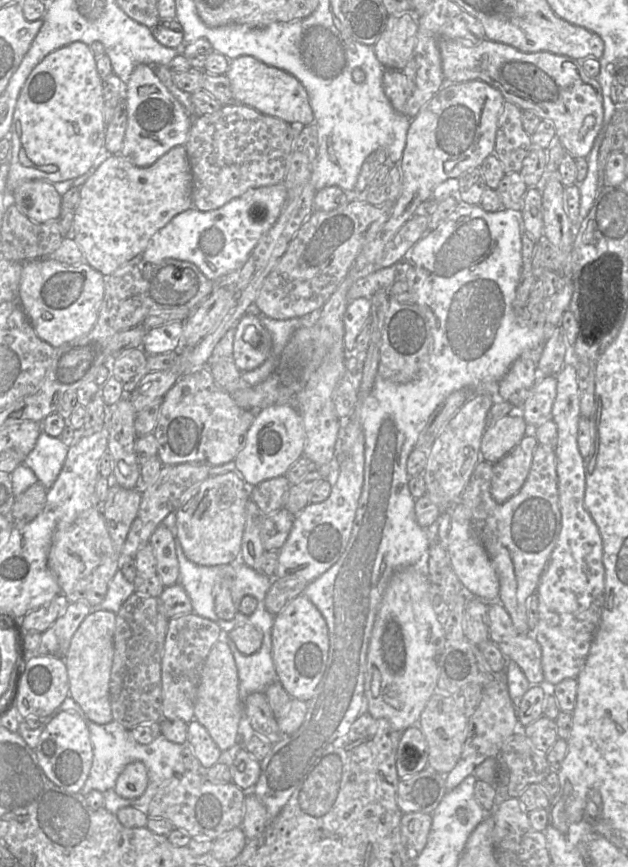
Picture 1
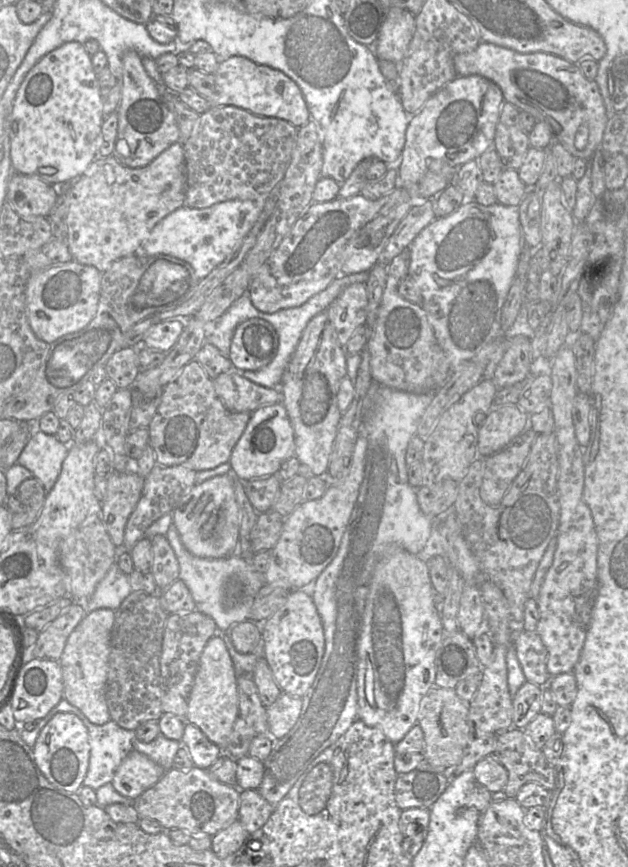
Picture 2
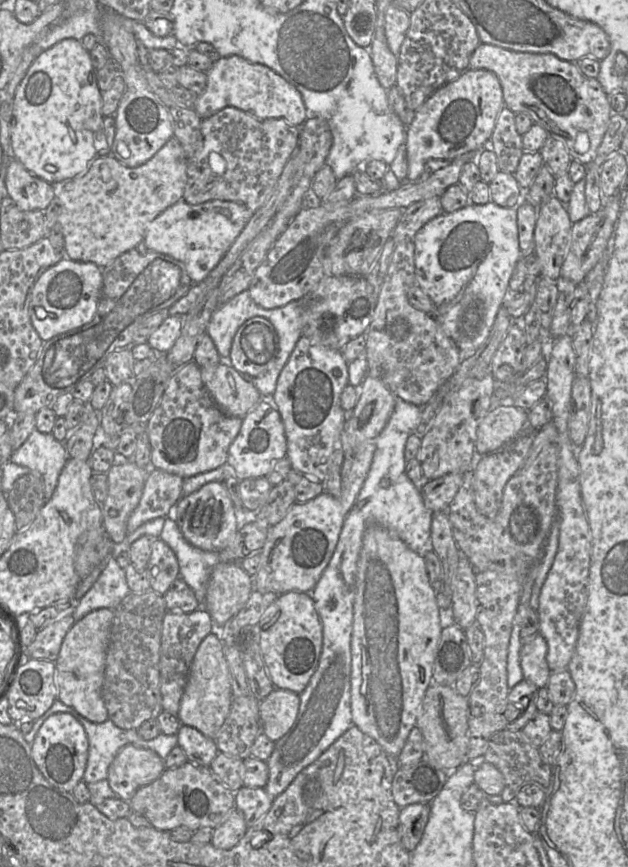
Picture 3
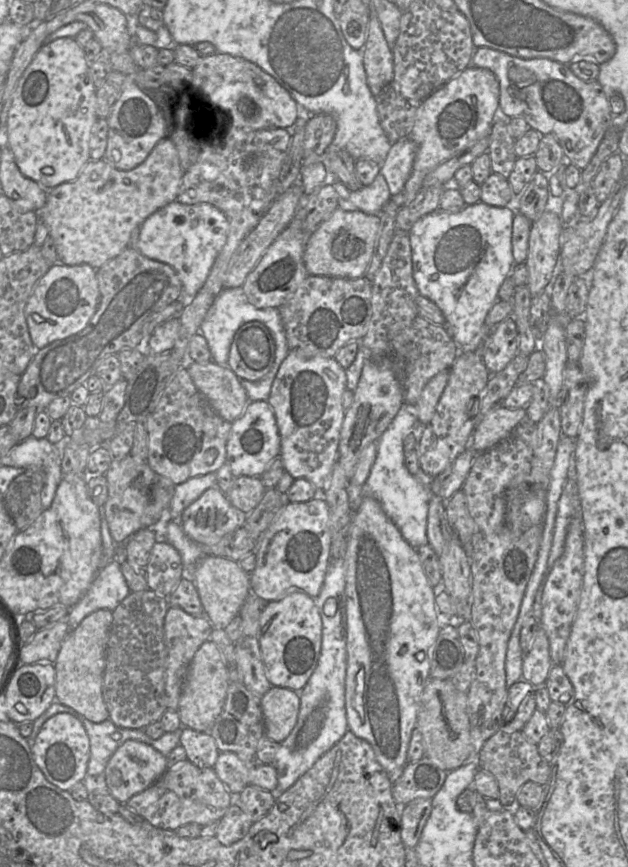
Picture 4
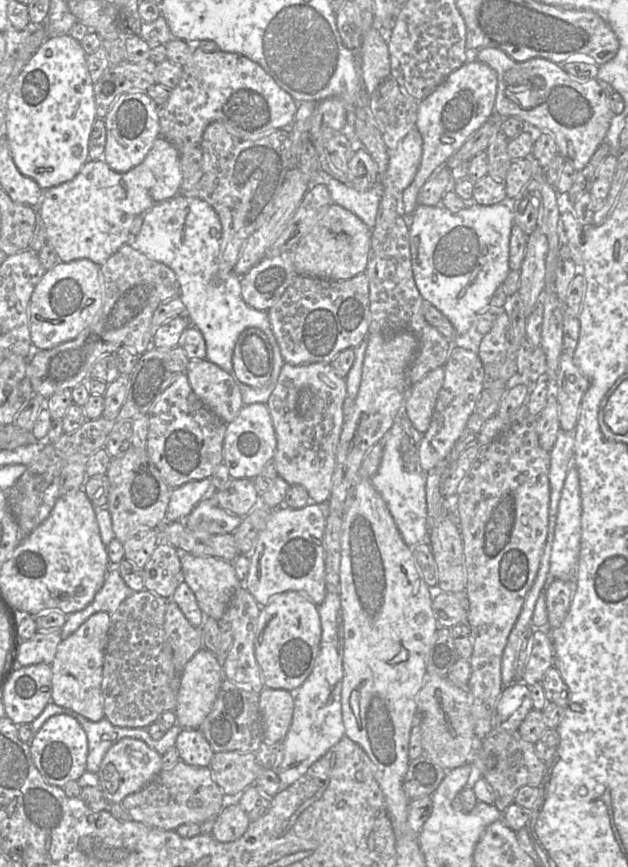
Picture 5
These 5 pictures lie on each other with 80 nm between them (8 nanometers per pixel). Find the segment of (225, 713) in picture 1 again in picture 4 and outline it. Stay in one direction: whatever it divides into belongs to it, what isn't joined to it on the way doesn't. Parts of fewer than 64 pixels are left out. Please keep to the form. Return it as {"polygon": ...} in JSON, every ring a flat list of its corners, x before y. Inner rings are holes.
{"polygon":[[205,641,196,651,188,668,178,704,181,725,195,731,209,733,219,716,227,694,229,673,217,646]]}

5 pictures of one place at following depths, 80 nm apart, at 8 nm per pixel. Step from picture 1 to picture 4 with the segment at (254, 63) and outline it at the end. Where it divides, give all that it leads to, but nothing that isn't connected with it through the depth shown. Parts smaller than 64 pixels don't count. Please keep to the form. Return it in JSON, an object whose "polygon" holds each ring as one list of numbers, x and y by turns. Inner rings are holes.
{"polygon":[[215,52,212,55,202,56,200,62,192,71,191,87,181,92,179,104,174,111,174,123,180,128,199,130,205,118,218,110,228,111,235,123,245,130,291,128,299,119,299,105,290,93,270,74,250,61,241,57]]}

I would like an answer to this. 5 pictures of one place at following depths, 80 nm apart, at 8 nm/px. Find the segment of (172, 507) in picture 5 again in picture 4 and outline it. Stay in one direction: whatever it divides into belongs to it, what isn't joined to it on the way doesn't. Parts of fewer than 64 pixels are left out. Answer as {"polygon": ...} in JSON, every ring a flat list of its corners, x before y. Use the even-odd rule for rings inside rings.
{"polygon":[[209,473,209,474,206,474,203,476,193,477,193,478,190,478,179,485,176,485,174,488,172,500,170,502,170,507,169,507,169,509,163,509,162,514,161,514,161,518,158,522,160,532,162,531,162,537,163,537,164,526,169,521,174,520,174,521,179,521,179,523,180,523,180,517,181,517,182,512,185,510,185,508,187,508,195,500,197,500,207,489,214,487,214,486,216,486,216,473]]}

